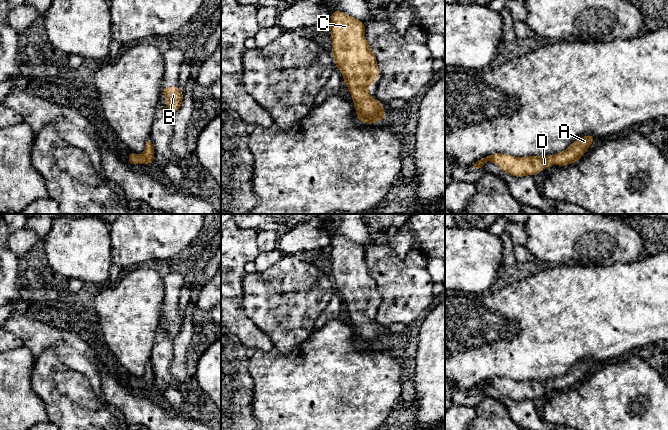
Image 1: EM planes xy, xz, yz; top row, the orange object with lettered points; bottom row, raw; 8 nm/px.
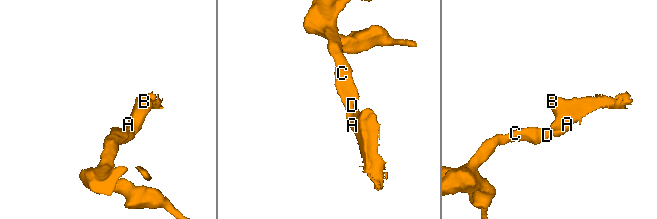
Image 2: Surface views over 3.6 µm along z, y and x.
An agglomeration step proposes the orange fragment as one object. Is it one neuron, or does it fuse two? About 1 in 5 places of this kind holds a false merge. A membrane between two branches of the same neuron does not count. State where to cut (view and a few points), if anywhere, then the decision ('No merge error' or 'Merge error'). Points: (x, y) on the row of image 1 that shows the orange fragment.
No split. No merge error

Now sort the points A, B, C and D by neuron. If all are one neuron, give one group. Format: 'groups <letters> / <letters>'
groups A B C D

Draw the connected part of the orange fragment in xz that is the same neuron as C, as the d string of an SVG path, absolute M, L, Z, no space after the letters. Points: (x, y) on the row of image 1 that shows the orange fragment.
M336 9L331 13L330 35L335 66L341 71L344 83L349 89L357 119L364 124L374 124L383 120L386 116L385 107L368 92L371 84L377 82L380 70L374 51L365 37L365 23Z

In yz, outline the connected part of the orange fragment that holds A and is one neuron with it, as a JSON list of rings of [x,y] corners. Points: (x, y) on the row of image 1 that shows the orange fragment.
[[[593,134],[585,135],[573,142],[566,150],[555,155],[516,157],[509,154],[493,153],[472,164],[471,169],[483,168],[484,162],[490,161],[512,176],[534,176],[554,164],[562,167],[579,161],[583,154],[590,149],[594,140]]]

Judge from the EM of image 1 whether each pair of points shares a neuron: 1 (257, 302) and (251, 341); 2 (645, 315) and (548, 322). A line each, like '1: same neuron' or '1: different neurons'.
1: different neurons
2: same neuron

